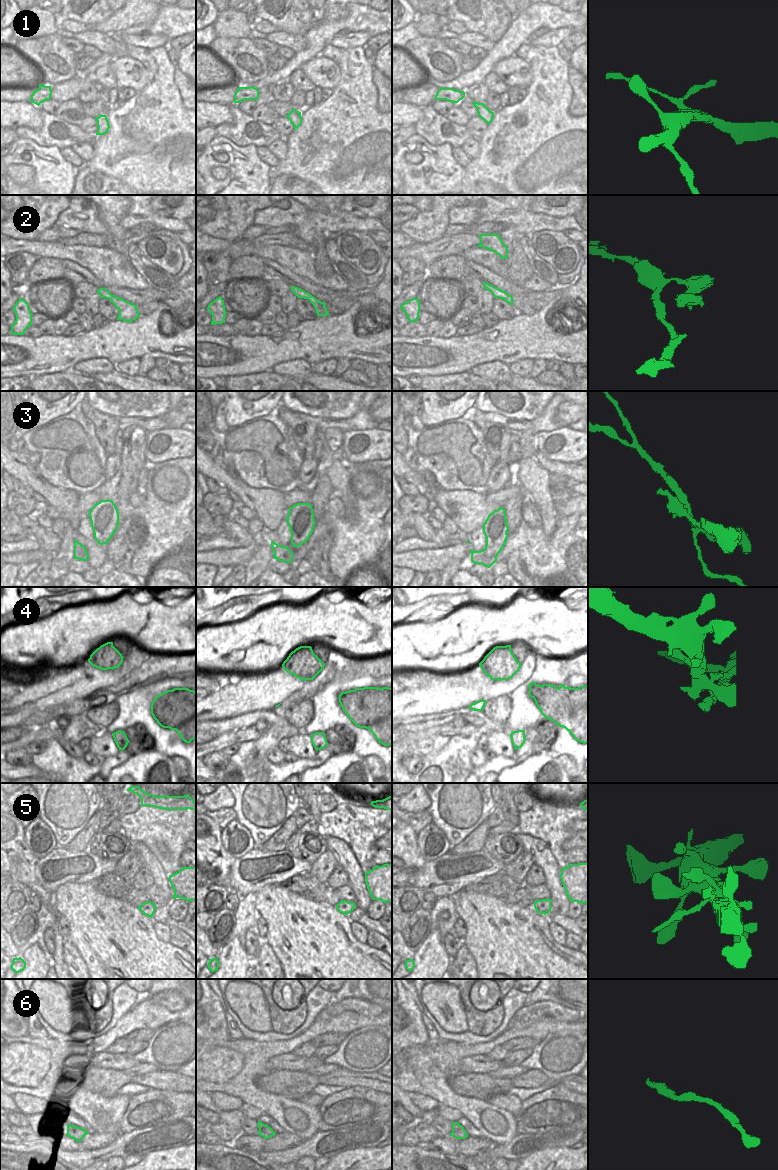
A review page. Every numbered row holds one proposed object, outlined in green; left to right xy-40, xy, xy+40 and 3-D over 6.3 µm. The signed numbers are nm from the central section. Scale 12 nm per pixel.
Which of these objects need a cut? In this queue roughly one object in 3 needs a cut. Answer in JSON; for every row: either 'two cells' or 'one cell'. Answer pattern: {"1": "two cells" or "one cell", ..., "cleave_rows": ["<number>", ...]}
{"1": "one cell", "2": "one cell", "3": "two cells", "4": "two cells", "5": "one cell", "6": "one cell", "cleave_rows": ["3", "4"]}

